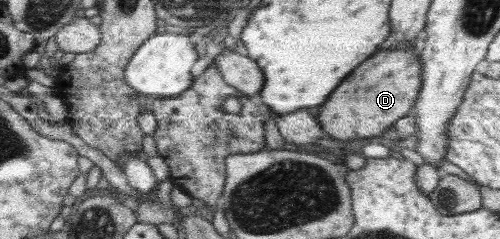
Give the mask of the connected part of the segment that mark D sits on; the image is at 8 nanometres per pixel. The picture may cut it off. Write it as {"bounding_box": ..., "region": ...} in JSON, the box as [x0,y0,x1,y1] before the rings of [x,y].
{"bounding_box":[314,45,421,142],"region":[[[410,45],[382,50],[359,64],[343,82],[329,94],[319,108],[314,109],[317,122],[325,134],[339,142],[352,142],[381,136],[393,129],[394,122],[409,114],[421,90],[421,64]]]}

